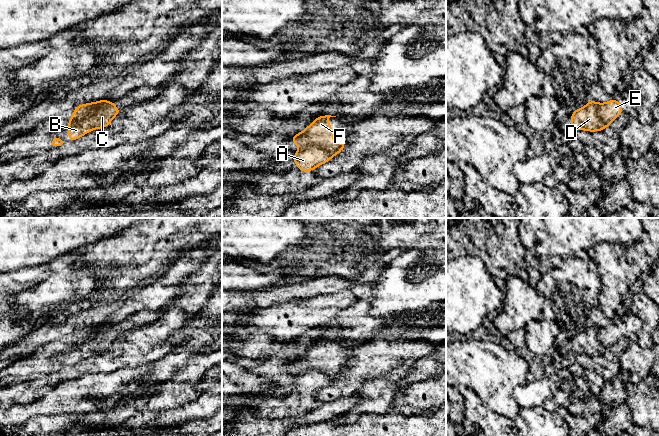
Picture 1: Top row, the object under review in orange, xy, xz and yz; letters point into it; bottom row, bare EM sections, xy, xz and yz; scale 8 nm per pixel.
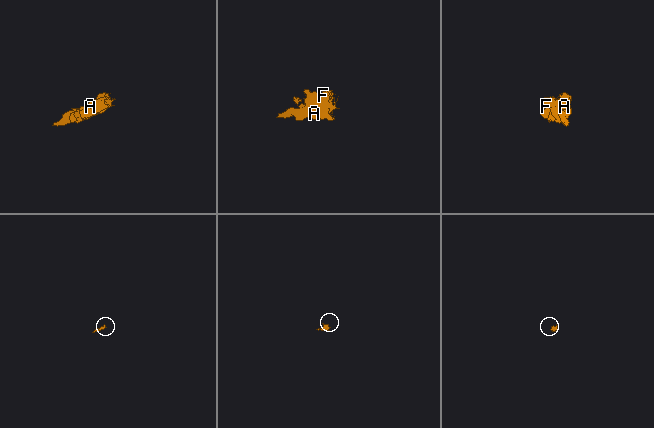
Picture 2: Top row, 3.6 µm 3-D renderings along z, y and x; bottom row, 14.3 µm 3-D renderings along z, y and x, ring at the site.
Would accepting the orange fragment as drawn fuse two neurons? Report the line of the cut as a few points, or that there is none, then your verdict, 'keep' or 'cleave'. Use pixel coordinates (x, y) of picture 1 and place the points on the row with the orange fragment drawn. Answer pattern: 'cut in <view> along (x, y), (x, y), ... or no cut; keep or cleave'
cut in xz along (303, 148), (321, 147), (332, 156); cleave

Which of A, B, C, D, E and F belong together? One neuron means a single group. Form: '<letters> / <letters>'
A E / B C D F

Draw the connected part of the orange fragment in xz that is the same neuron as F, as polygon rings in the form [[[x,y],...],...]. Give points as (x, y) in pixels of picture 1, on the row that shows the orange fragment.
[[[325,115],[316,117],[316,119],[311,124],[309,124],[305,130],[293,135],[290,143],[295,143],[299,149],[305,149],[307,147],[321,147],[332,156],[340,154],[344,148],[344,142],[346,138],[342,143],[334,141],[334,130],[329,125],[330,117],[336,116]]]

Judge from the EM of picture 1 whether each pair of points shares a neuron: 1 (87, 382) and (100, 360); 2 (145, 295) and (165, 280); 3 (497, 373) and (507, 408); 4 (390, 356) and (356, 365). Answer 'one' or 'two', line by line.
1: two
2: one
3: one
4: one

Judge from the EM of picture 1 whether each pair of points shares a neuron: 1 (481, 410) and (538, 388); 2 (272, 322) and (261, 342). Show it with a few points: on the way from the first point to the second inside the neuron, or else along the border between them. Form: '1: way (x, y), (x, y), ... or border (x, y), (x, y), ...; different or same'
1: border (542, 405), (521, 408); different
2: border (251, 333), (264, 333), (280, 340), (288, 341); different

